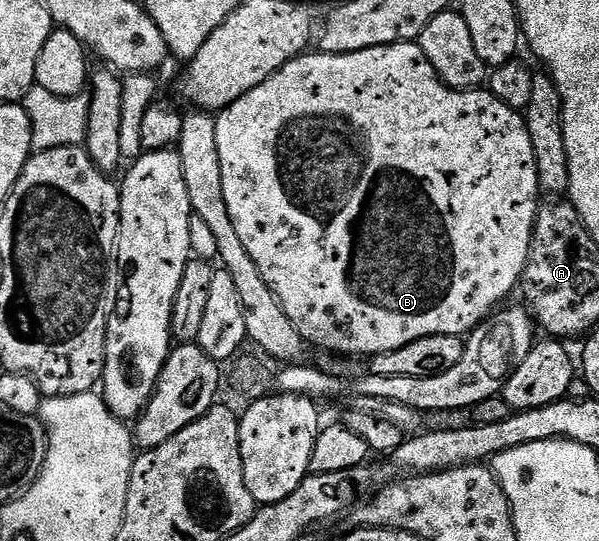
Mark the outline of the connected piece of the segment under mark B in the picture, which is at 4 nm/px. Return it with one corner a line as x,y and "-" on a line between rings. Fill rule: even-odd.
421,43
385,44
368,50
356,50
348,54
332,54
331,52
314,50
309,54
298,56
292,62
285,64
279,72
272,74
272,78
260,82
260,86
256,86
256,90
248,90
248,94
236,98
236,102
232,102
217,113
216,147
220,149
220,174
224,178
224,202
228,206
232,226
236,226
236,234
240,237
240,242
244,242
244,250
248,250
252,262
256,262
256,267
260,269
260,275
263,276
264,282
268,282
268,286
284,306
284,314
288,314
288,322
292,322
292,326
296,326
296,330
302,335
303,341
309,347
311,344
314,348
323,348
326,352
339,352
342,356
369,358
376,354
384,354
388,350
400,350
400,346
408,346
408,342
416,342
416,338
428,338
432,334
452,334
453,336
465,337
503,303
501,300
513,288
515,291
519,287
528,262
534,223
538,217
540,203
536,154
532,146
532,138
528,138
525,115
519,109
500,102
500,98
496,98
489,90
467,90
447,86
436,74
432,62
428,62

